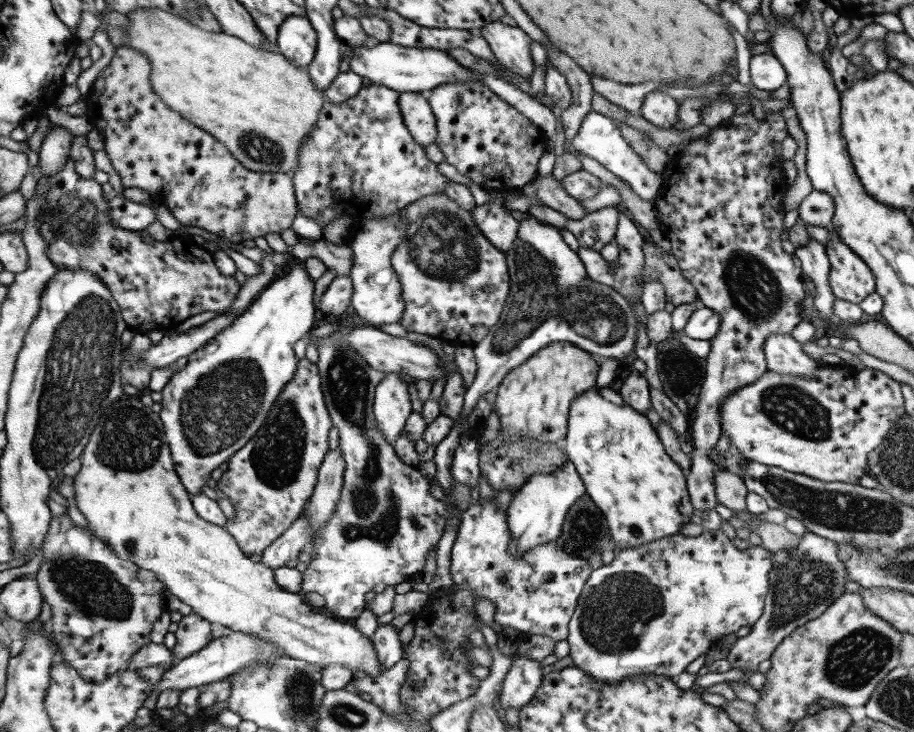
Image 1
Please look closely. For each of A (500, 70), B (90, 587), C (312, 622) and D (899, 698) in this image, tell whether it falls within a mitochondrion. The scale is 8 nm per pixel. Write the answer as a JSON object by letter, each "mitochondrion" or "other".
{"A":"other","B":"mitochondrion","C":"other","D":"mitochondrion"}

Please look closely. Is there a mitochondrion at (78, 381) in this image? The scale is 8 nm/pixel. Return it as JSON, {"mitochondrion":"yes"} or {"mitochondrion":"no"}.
{"mitochondrion":"yes"}

